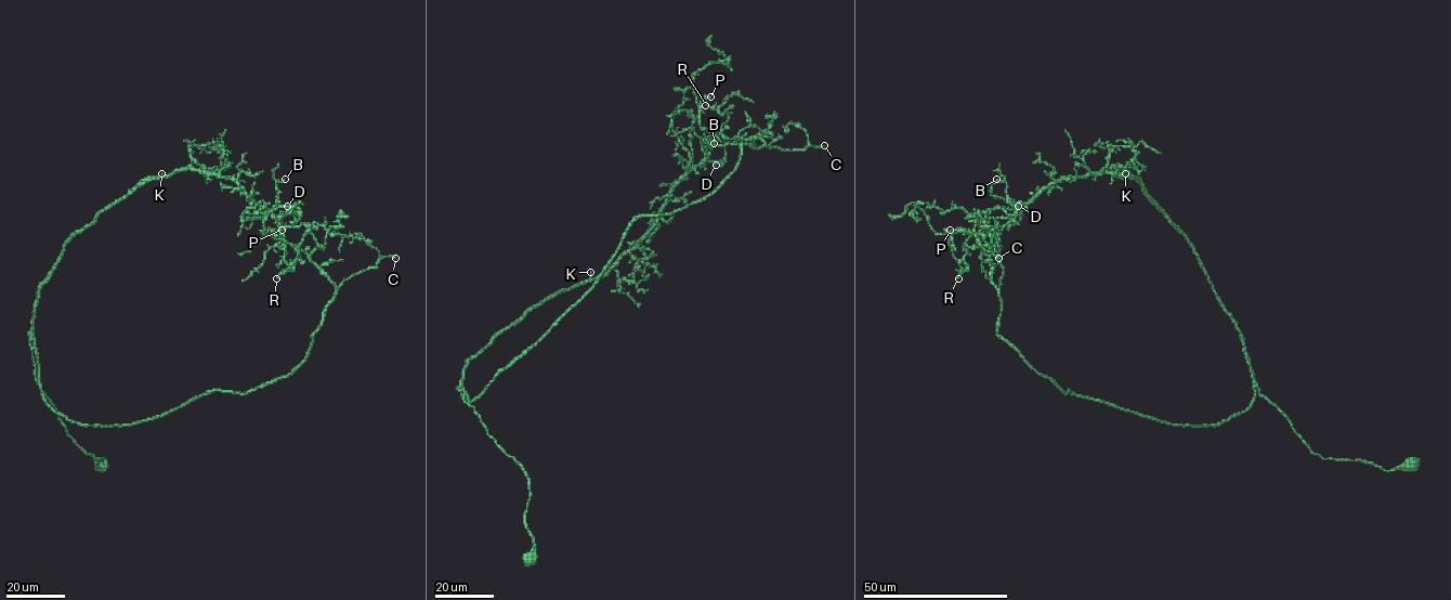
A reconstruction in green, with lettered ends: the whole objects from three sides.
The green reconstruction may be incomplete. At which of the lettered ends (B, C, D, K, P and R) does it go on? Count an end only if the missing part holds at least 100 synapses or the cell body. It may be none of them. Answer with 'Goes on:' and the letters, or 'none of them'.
Goes on: C

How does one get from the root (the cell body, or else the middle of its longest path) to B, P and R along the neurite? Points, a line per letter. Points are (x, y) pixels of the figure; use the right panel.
B: (1410, 465), (1310, 451), (1259, 393), (1192, 245), (1126, 171), (1063, 178), (1019, 209), (996, 179)
P: (1410, 465), (1315, 454), (1256, 387), (1243, 412), (1201, 426), (1066, 393), (996, 334), (992, 250), (950, 230)
R: (1410, 465), (1315, 454), (1256, 387), (1243, 412), (1201, 426), (1066, 393), (996, 334), (985, 245), (958, 278)

